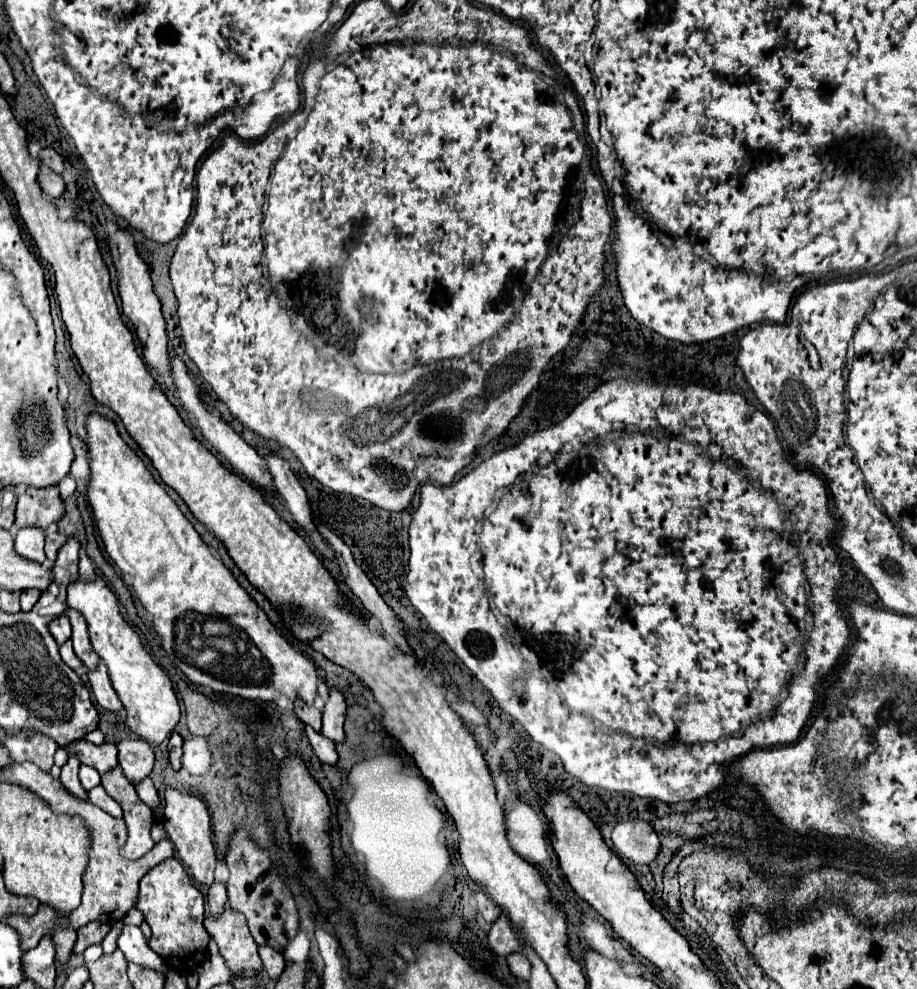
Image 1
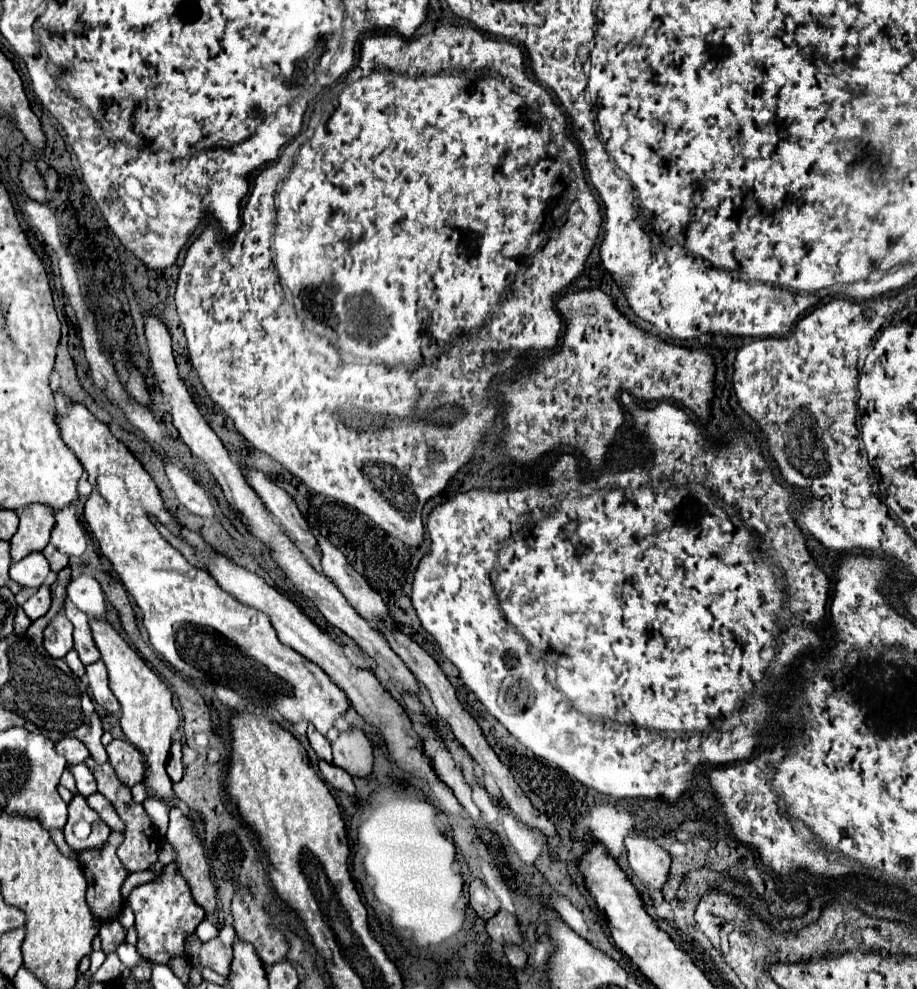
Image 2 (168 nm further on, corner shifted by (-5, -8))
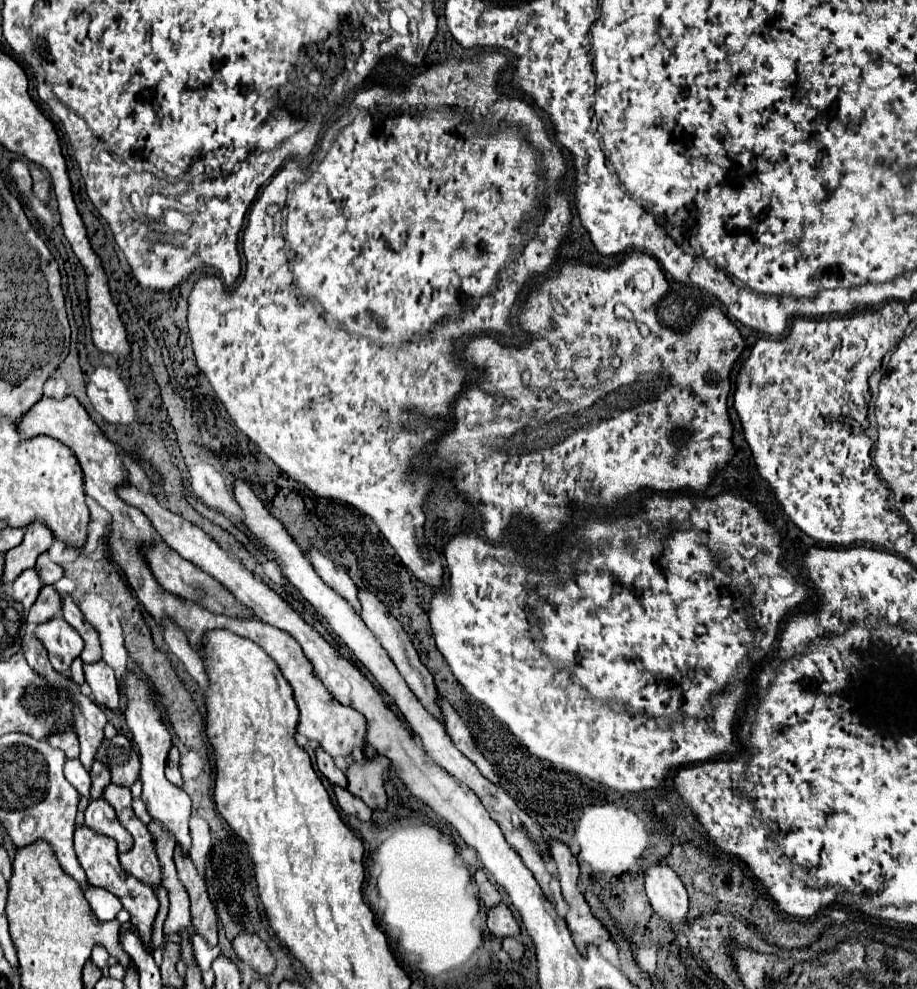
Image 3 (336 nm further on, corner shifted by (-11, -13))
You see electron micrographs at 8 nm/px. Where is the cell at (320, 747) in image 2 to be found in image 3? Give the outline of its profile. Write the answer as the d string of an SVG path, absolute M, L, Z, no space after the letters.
M316 749L316 765L320 769L320 773L332 783L332 785L338 785L338 787L344 787L346 789L346 775L334 765L334 759L328 755L328 753L322 753L320 749Z

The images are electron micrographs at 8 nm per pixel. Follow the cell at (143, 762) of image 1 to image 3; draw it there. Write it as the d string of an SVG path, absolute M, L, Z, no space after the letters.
M124 735L102 739L100 747L96 749L94 759L102 761L108 767L114 785L130 787L138 779L140 759Z

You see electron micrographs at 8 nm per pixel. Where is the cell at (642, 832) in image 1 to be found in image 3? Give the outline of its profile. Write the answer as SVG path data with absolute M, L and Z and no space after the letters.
M666 863L652 865L646 871L646 893L654 913L668 923L672 931L688 921L688 893Z

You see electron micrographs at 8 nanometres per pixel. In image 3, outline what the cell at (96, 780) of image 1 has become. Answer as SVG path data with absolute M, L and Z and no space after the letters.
M68 759L64 763L64 775L78 789L78 793L82 797L90 795L90 775L88 775L88 771L82 767L82 763L78 759Z

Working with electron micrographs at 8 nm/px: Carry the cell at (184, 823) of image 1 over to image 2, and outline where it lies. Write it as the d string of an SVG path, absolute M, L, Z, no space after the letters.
M178 806L170 810L170 826L166 838L178 852L176 864L186 876L194 900L208 914L212 914L216 906L216 886L210 876L210 864L204 854L202 840L194 828L194 820L188 818Z

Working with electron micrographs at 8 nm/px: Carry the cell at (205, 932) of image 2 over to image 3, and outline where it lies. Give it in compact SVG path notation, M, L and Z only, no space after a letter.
M194 935L192 937L192 947L194 947L194 955L196 955L196 963L202 971L208 971L212 961L220 955L220 947L208 947L208 943L200 937L200 935Z

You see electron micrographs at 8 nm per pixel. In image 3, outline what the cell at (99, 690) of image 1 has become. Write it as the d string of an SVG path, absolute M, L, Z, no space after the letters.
M100 659L96 663L84 665L84 675L86 675L86 683L92 689L96 705L102 705L108 709L118 709L120 691L118 691L118 683L114 677L114 669L110 669Z

